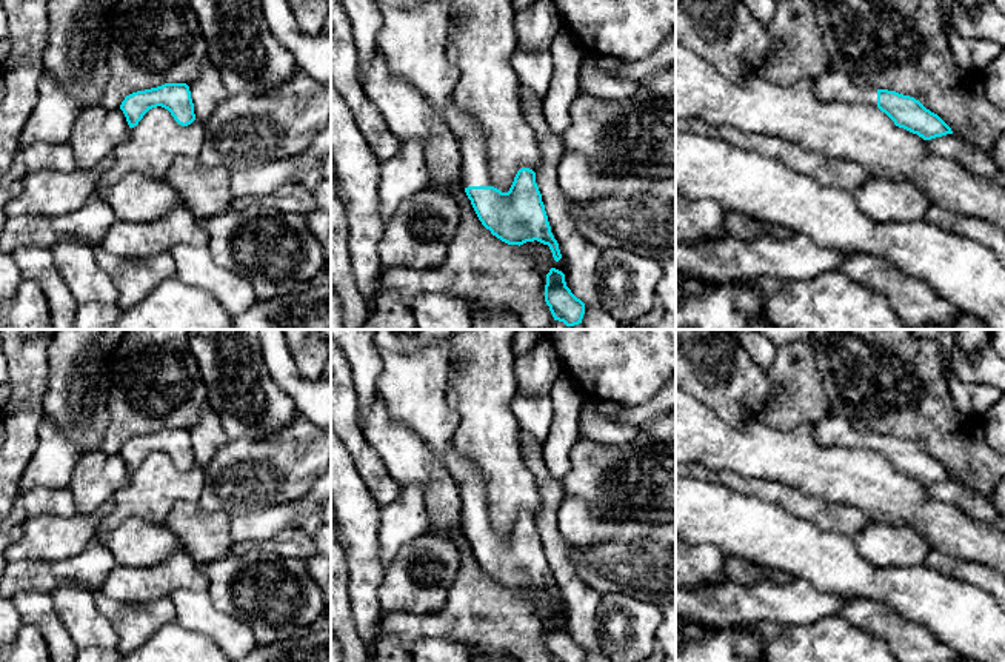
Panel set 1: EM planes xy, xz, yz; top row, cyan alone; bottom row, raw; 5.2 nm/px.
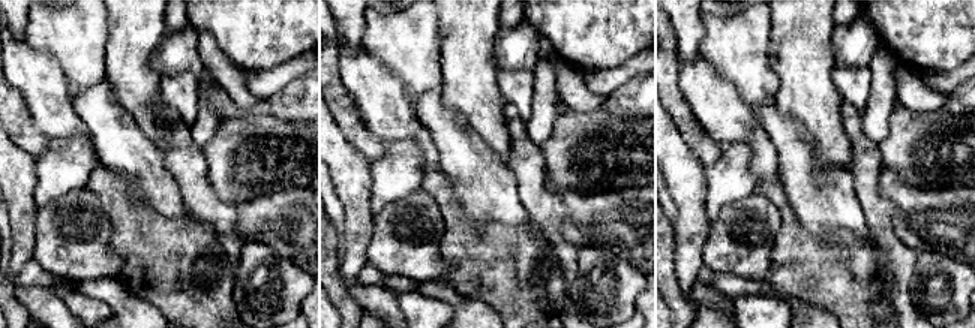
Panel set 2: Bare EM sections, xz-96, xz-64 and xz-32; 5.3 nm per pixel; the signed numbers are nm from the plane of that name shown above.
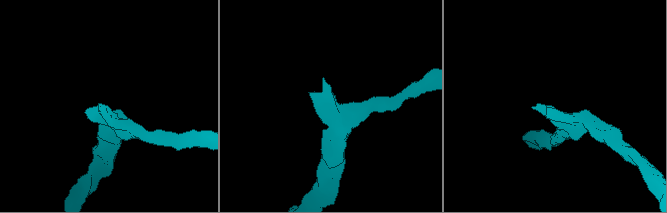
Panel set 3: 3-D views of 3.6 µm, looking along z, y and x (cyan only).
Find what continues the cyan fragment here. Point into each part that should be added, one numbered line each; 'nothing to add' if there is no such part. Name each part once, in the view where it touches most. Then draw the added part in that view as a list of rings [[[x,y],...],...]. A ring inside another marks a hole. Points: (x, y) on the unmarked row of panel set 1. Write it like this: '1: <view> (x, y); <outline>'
1: xz (473, 496); [[[452,443],[446,446],[442,460],[460,490],[463,533],[492,531],[486,490],[477,466],[460,457]]]

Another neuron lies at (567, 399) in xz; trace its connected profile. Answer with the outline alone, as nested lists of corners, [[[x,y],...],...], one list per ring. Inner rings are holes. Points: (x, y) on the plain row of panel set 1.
[[[566,371],[553,383],[548,397],[553,405],[553,419],[542,453],[549,474],[562,480],[571,470],[569,453],[582,437],[579,417],[586,397]]]

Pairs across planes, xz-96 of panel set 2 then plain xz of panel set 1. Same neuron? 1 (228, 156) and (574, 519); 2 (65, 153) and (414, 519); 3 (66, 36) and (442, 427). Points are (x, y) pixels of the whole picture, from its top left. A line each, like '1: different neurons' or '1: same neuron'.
1: different neurons
2: same neuron
3: same neuron

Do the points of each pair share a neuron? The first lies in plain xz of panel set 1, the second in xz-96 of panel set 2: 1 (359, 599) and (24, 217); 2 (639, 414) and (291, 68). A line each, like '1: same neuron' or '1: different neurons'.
1: same neuron
2: same neuron

